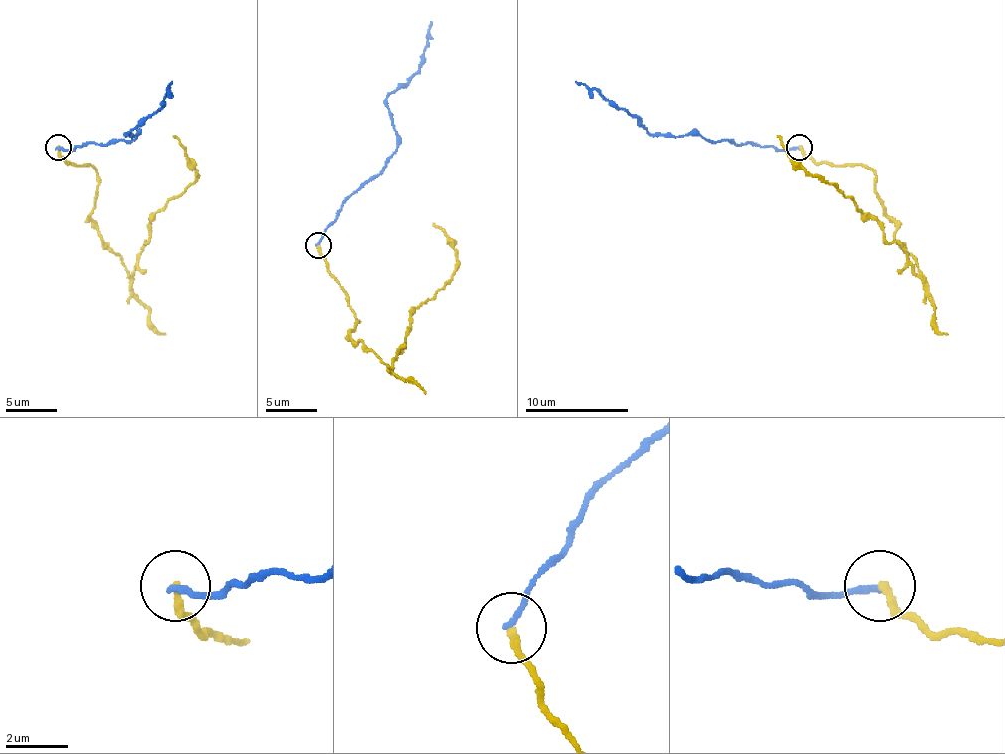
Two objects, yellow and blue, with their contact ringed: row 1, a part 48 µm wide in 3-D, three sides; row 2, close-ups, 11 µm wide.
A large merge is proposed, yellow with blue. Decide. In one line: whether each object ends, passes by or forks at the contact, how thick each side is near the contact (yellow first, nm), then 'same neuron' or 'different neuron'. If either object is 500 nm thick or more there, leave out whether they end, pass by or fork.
yellow ends there; blue ends there; 240 nm thick on the yellow side, 190 nm on the other; different neuron

